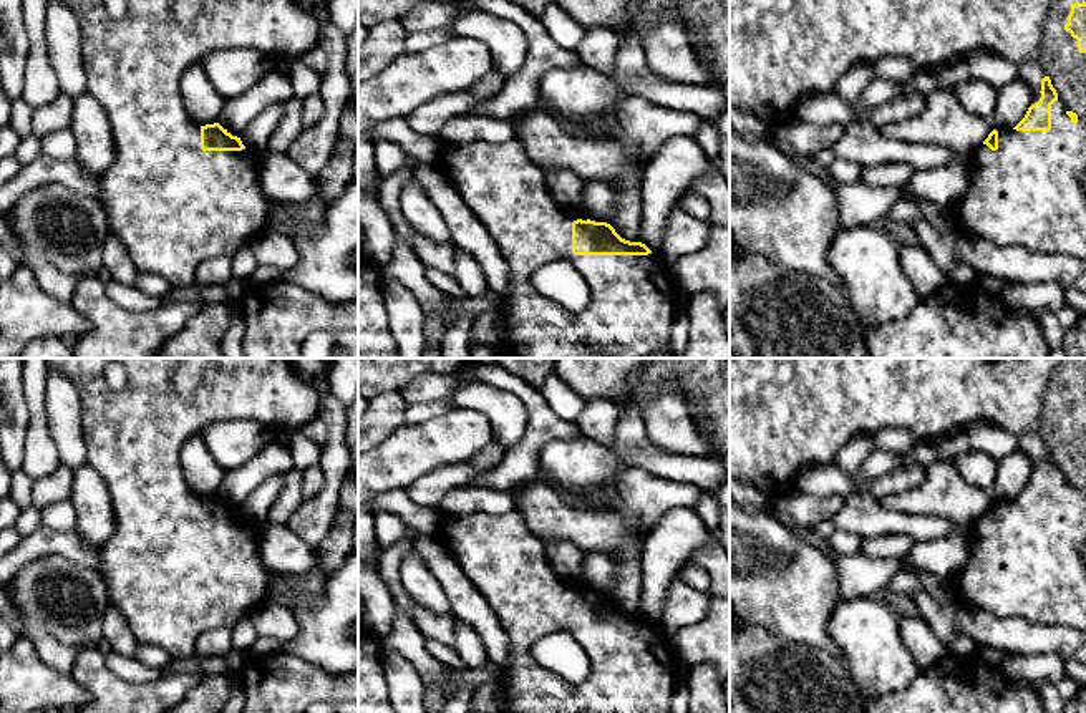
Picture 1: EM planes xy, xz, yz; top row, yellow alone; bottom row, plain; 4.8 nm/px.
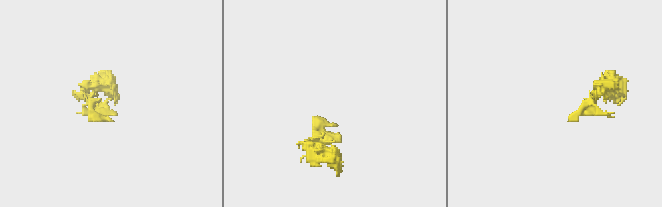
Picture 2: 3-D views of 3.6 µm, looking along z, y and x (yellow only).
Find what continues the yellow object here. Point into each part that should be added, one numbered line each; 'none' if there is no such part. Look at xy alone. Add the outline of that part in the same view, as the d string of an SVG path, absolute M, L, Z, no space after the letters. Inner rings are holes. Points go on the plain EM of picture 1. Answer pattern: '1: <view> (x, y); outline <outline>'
1: xy (173, 577); outline M45 358L48 371L63 370L81 398L81 426L88 459L108 486L114 534L99 546L99 577L109 602L123 614L138 642L161 647L169 660L196 653L201 633L234 628L262 602L270 599L272 584L287 575L292 585L290 607L310 607L323 590L327 575L274 574L259 555L259 527L242 522L202 522L201 496L182 476L179 451L209 424L224 420L250 420L279 431L300 431L318 416L318 390L297 373L290 358Z

